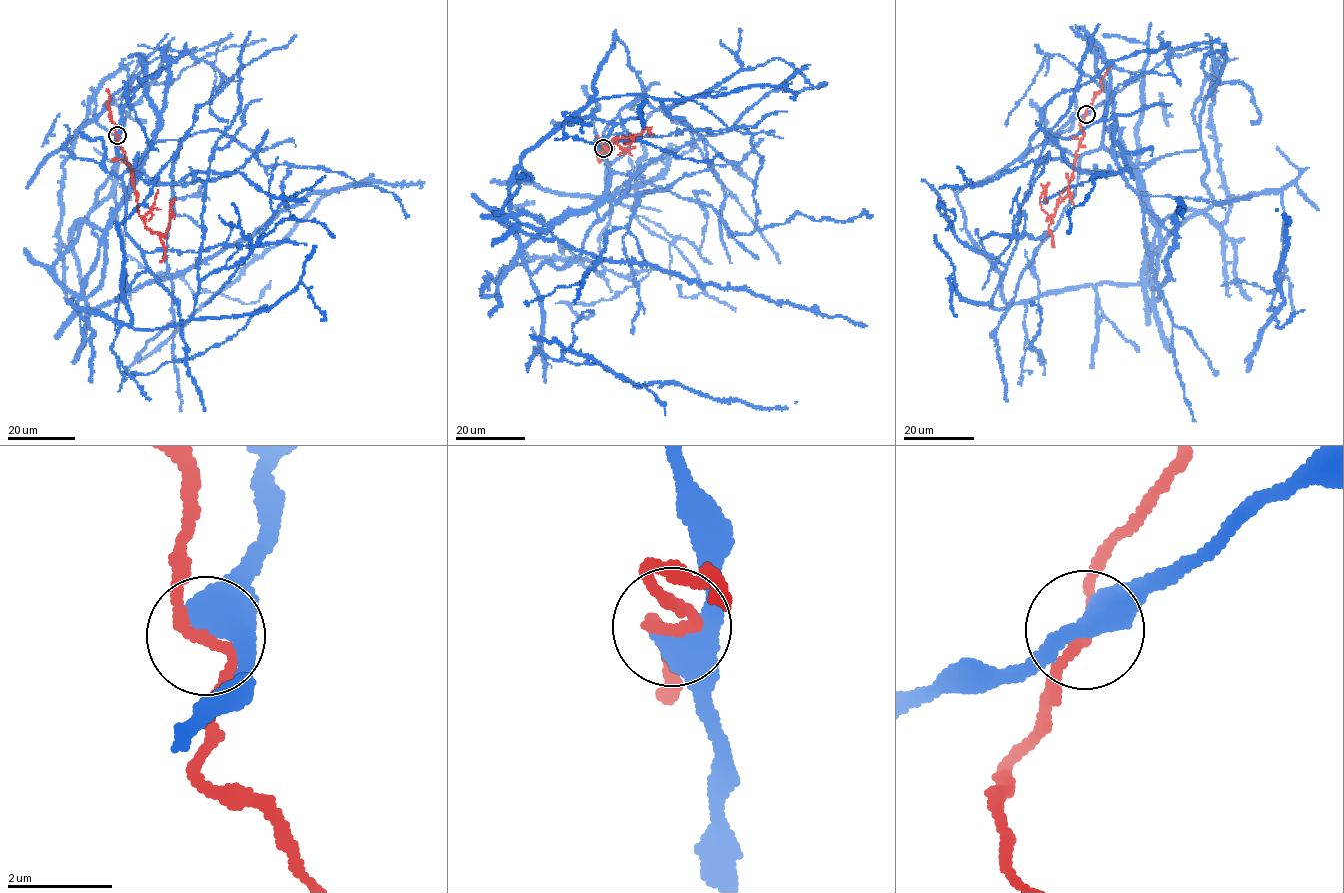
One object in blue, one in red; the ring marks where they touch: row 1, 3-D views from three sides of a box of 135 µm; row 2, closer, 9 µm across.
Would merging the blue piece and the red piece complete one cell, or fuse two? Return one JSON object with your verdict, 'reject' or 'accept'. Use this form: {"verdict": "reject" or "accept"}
{"verdict": "reject"}

